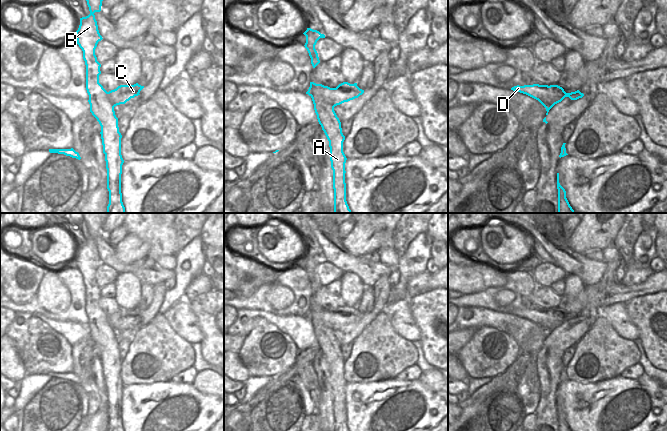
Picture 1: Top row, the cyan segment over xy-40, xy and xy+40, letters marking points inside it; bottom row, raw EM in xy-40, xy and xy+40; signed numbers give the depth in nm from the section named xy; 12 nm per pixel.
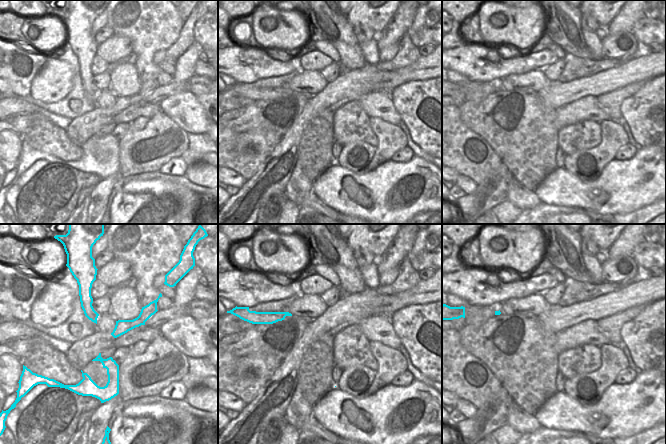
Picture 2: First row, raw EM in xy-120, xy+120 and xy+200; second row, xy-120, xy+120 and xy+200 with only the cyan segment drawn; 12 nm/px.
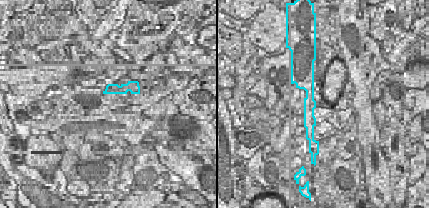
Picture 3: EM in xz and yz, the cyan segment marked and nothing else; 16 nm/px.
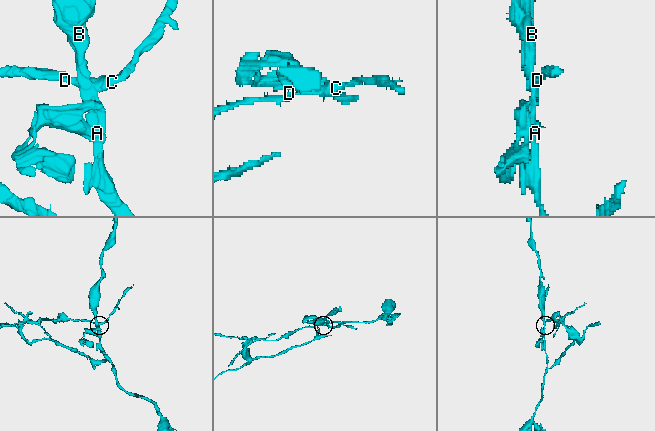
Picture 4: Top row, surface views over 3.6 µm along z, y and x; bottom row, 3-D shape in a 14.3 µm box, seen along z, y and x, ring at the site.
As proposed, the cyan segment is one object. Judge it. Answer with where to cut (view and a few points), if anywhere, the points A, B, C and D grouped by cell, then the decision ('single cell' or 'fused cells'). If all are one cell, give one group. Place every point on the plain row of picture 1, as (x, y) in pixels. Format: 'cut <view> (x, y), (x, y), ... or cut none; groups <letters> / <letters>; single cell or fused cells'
cut xy (323, 309), (323, 322), (334, 330); groups A B / C D; fused cells

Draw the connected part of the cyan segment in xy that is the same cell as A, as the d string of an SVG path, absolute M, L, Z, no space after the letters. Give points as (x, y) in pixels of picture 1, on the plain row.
M310 306L311 322L319 348L322 351L330 371L330 385L333 394L334 431L349 431L346 425L345 387L343 376L345 360L342 357L341 346L334 330L323 323L323 310Z

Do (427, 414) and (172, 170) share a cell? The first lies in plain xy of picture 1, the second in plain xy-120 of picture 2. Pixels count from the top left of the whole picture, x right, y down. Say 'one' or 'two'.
two

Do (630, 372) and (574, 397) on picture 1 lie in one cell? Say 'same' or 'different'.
different

